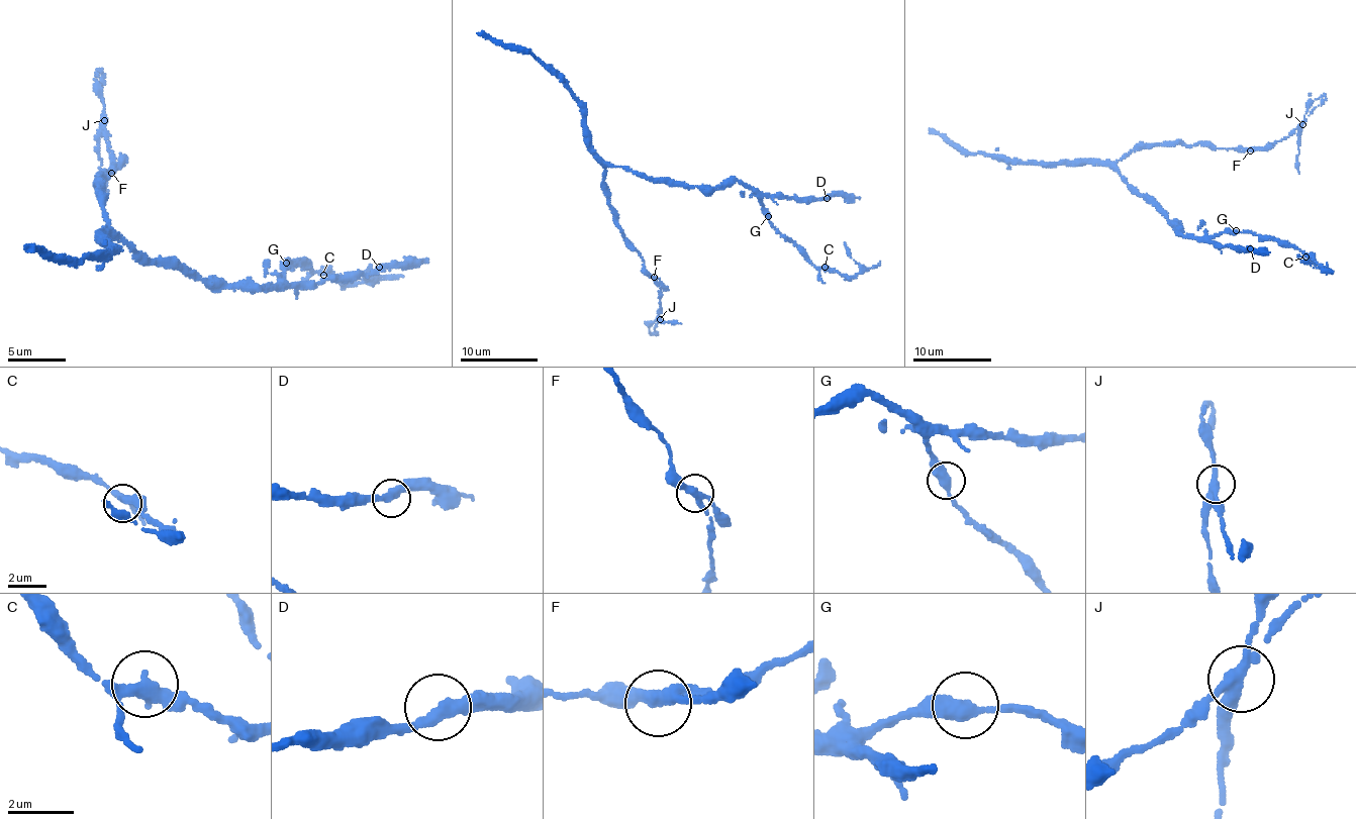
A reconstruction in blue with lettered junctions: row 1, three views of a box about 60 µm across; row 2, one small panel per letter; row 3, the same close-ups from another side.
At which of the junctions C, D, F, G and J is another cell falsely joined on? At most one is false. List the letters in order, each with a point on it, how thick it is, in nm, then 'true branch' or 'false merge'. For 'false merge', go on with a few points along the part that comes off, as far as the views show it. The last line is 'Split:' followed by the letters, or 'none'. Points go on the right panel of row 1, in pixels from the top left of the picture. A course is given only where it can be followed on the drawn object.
C: (1305, 257) | 300 nm | true branch
D: (1250, 248) | 380 nm | true branch
F: (1250, 150) | 320 nm | true branch
G: (1236, 230) | 360 nm | true branch
J: (1302, 124) | 320 nm | true branch
Split: none

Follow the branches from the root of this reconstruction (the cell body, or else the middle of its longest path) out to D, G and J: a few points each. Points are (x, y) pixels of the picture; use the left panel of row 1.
D: (160, 265), (190, 269), (207, 281), (222, 280), (227, 285), (244, 283), (261, 289), (375, 274), (379, 267)
G: (160, 265), (190, 269), (207, 281), (222, 280), (227, 285), (244, 283), (261, 289), (279, 283), (286, 263)
J: (160, 265), (140, 262), (104, 219), (94, 183), (115, 163), (105, 121)

